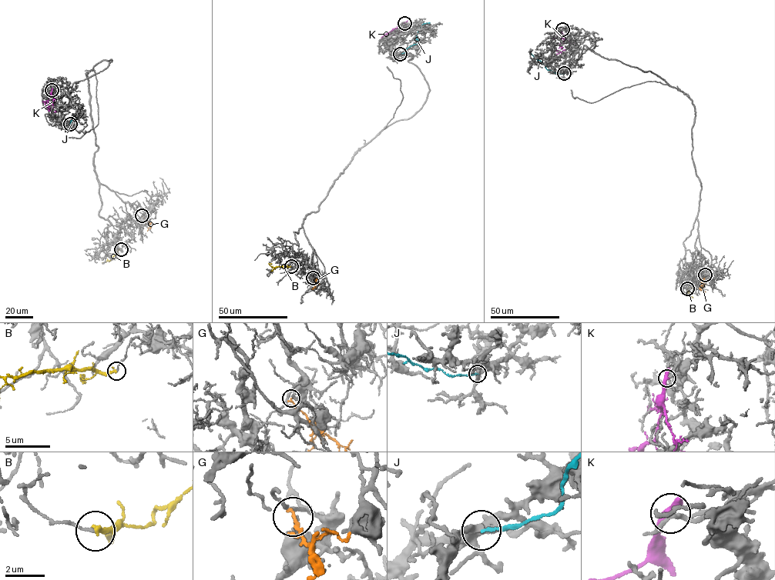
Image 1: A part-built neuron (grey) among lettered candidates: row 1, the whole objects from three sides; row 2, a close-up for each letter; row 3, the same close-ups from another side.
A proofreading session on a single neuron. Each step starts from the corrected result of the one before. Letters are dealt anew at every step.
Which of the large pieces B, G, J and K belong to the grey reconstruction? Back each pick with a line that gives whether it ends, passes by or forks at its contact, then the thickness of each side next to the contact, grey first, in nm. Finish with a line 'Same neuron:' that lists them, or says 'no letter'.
Same neuron: no letter

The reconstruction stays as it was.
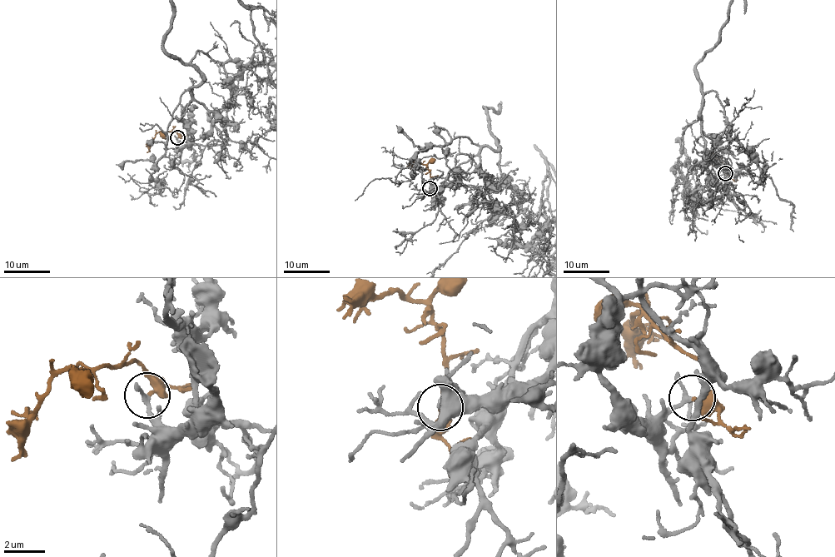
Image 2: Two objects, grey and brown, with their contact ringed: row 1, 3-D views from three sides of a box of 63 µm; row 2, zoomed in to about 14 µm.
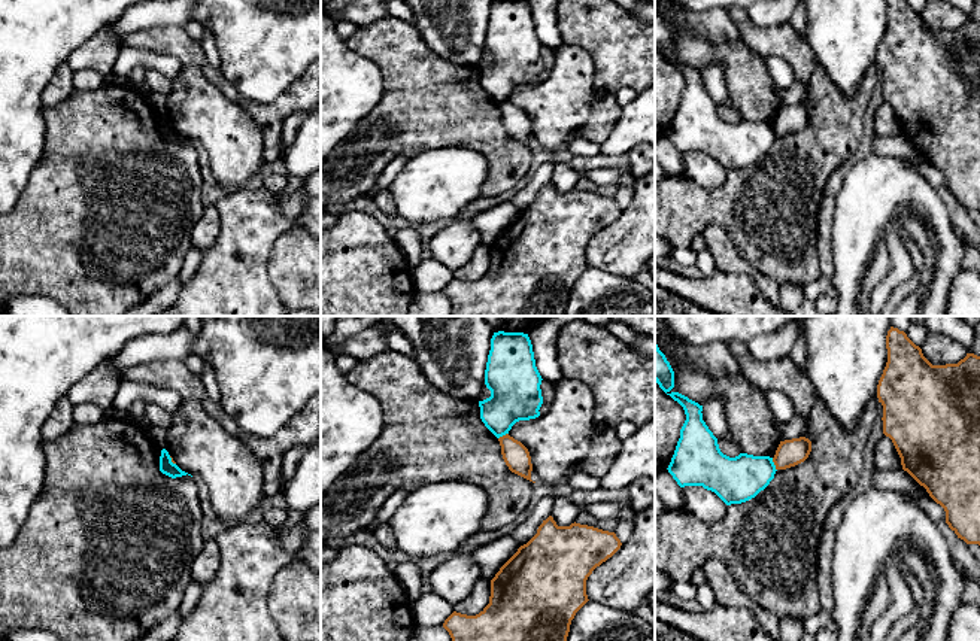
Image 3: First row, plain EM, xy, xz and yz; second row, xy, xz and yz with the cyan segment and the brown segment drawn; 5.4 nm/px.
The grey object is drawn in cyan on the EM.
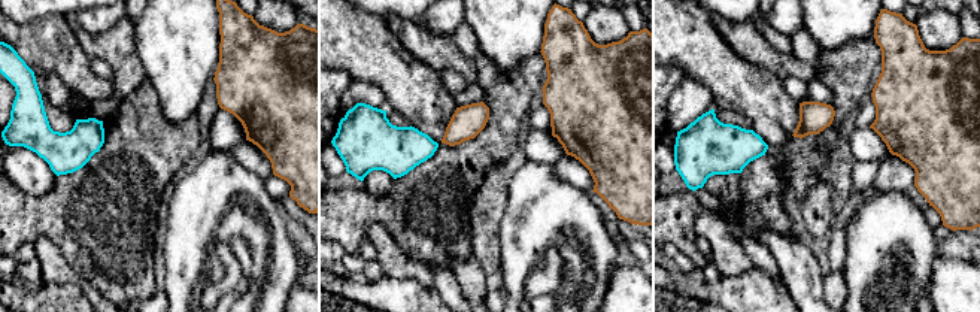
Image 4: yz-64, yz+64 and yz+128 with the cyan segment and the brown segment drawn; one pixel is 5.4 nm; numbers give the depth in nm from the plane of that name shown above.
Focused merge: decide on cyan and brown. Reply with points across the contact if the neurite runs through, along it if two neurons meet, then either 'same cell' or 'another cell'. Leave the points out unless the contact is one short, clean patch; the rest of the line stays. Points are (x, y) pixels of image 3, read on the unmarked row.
border yz (771, 124), (776, 136); another cell

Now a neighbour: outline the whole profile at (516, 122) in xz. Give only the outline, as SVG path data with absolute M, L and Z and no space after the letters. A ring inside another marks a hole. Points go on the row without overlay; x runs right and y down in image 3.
M509 100L500 103L498 107L501 112L503 125L509 136L533 148L531 146L533 130L528 115Z

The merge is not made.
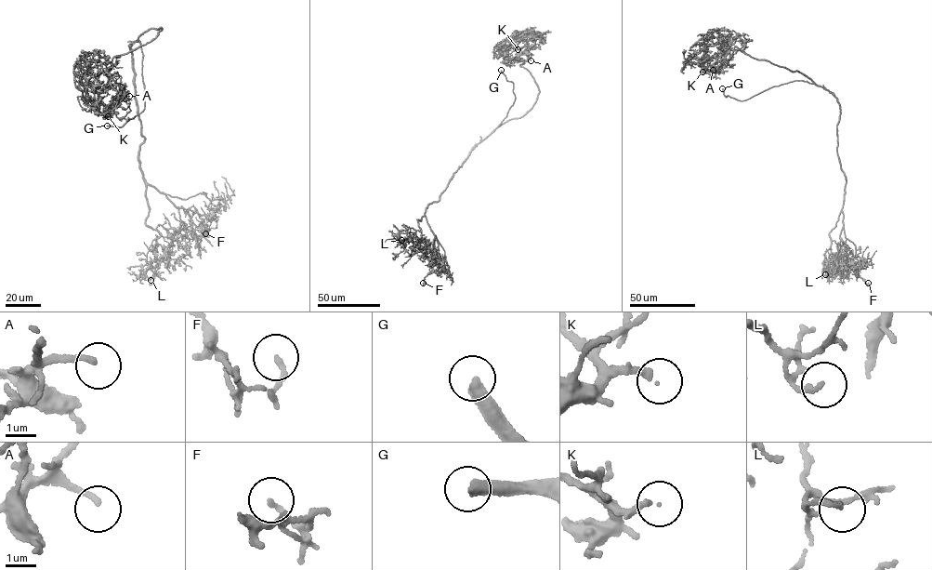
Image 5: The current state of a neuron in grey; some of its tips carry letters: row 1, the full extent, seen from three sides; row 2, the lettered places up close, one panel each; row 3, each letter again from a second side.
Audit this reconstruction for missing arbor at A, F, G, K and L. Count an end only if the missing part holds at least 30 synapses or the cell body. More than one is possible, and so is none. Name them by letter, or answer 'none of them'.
G, K

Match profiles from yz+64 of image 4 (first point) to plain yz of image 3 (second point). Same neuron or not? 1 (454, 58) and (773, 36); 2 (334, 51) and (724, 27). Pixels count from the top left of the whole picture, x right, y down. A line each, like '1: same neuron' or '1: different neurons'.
1: same neuron
2: different neurons

